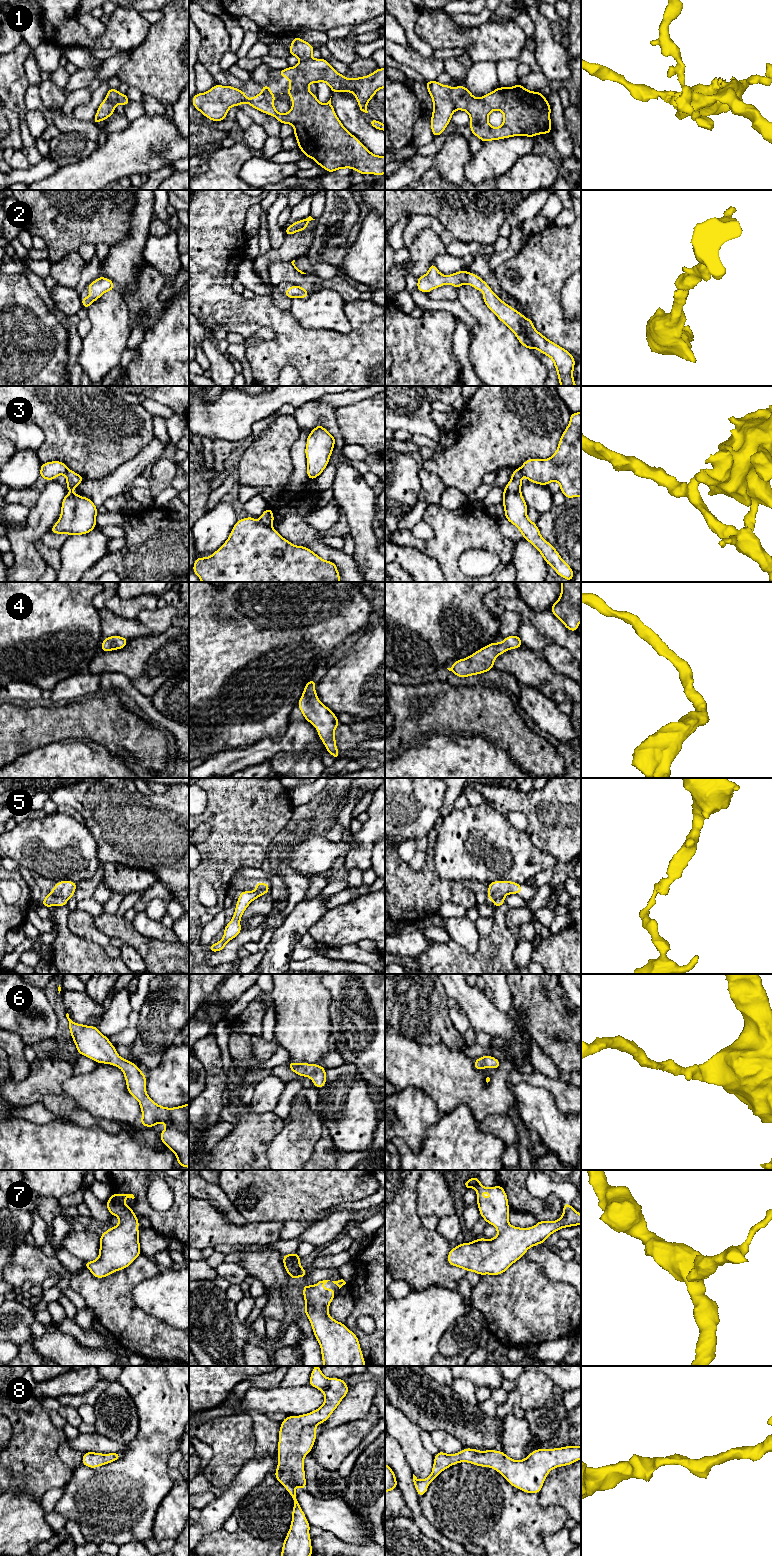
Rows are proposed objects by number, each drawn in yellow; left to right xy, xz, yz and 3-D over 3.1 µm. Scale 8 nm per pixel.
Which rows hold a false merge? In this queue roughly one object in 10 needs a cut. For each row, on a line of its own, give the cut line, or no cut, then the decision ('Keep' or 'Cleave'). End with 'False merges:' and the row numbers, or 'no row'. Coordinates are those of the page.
1: Split along yz (451, 89), (450, 101), (456, 109). Cleave
2: No split. Keep
3: Split along xz (260, 519), (270, 526). Cleave
4: No split. Keep
5: Split along xy (57, 895), (66, 899). Cleave
6: No split. Keep
7: No split. Keep
8: No split. Keep
False merges: 1, 3, 5

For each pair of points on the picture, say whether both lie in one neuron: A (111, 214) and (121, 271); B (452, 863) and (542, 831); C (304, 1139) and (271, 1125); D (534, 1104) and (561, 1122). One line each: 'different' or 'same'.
A: different
B: different
C: different
D: same

